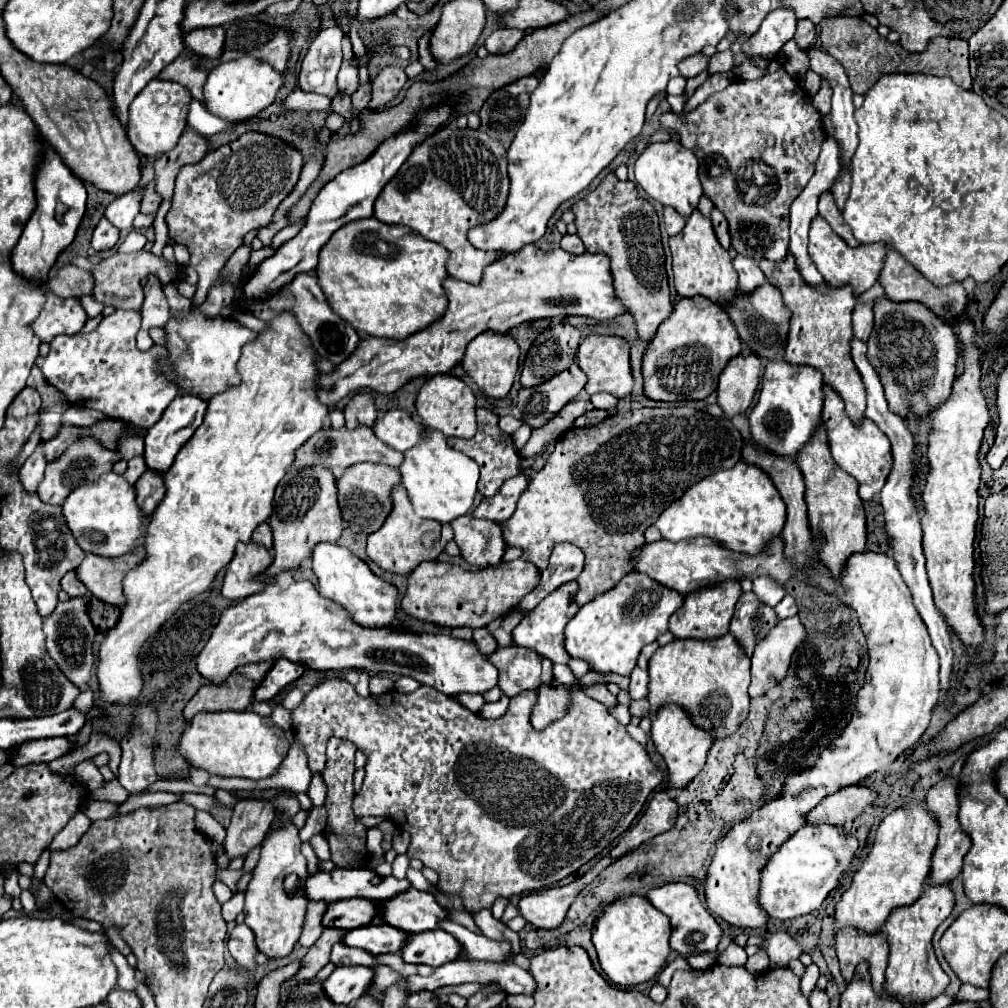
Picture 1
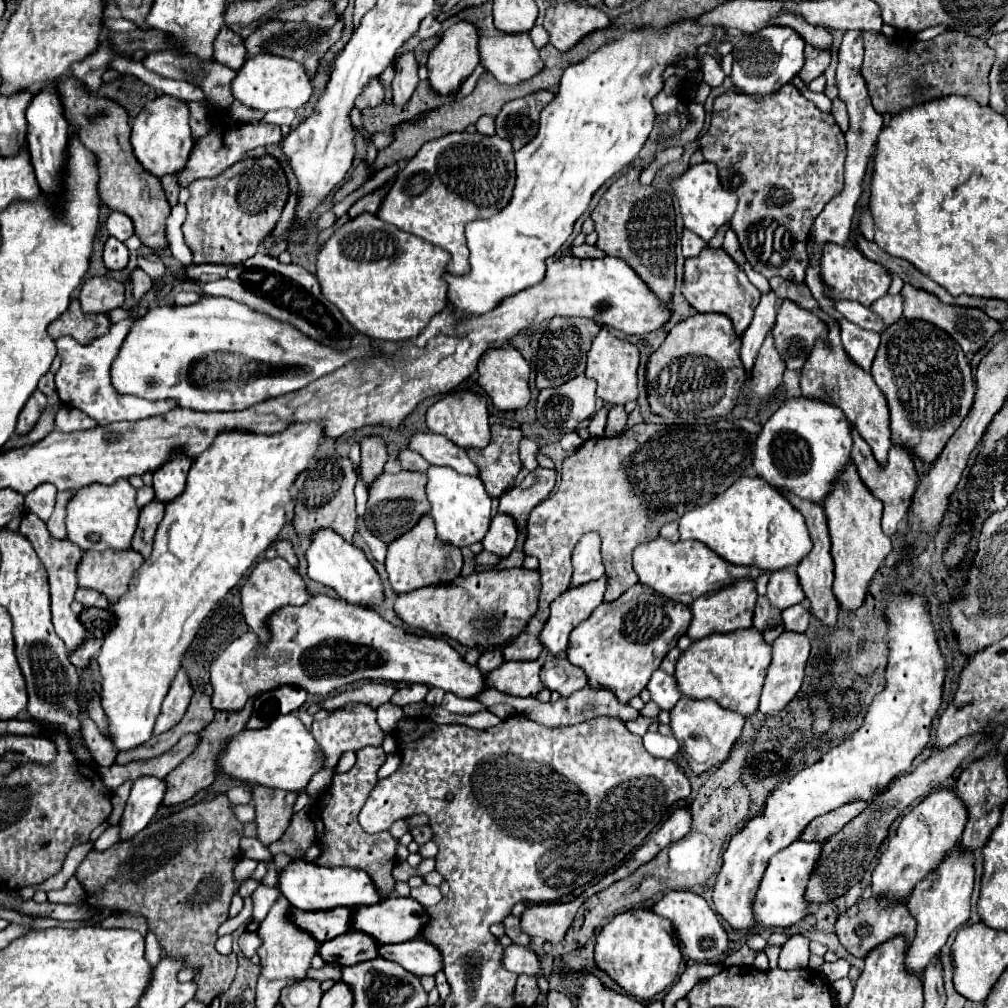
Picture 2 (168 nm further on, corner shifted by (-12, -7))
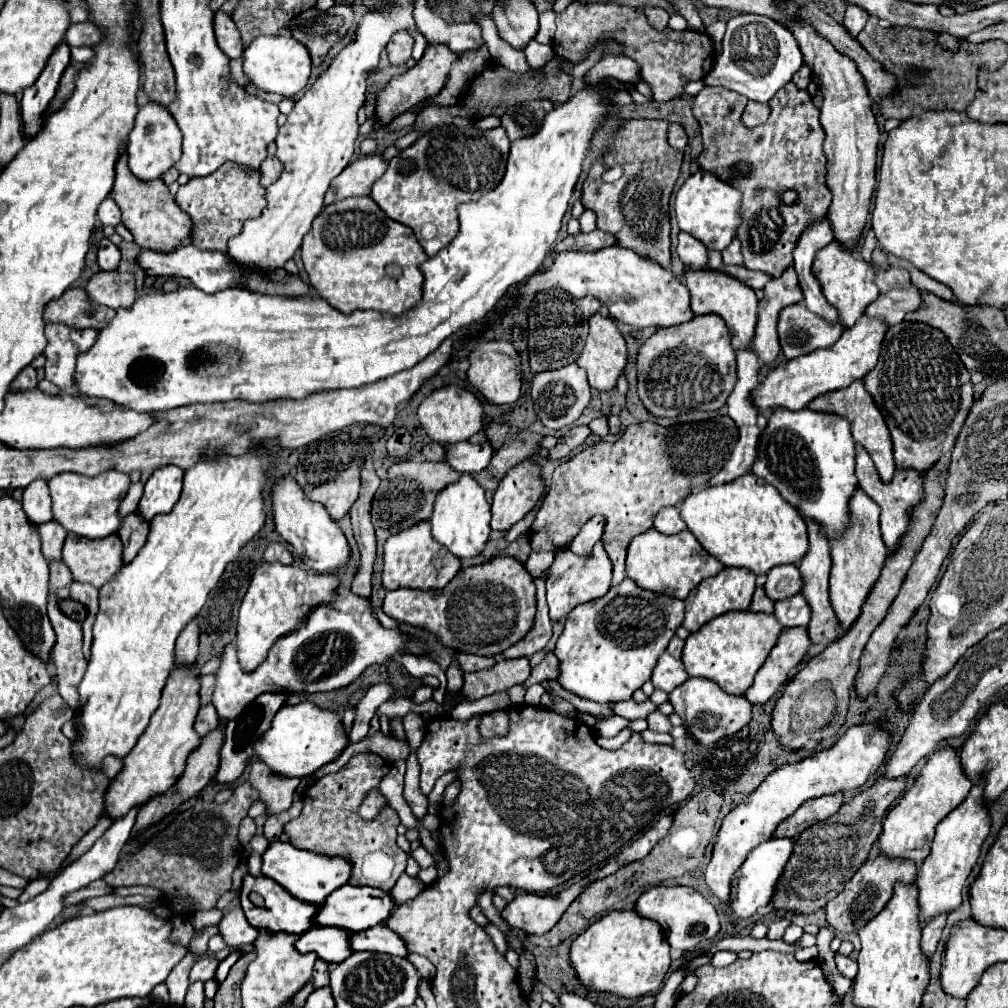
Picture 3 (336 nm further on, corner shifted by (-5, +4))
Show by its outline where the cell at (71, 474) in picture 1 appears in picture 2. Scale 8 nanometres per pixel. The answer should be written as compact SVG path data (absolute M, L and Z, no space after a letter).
M64 491L64 493L58 493L58 501L56 501L56 509L52 513L52 517L48 519L46 527L50 531L50 535L54 539L66 539L66 527L64 527L64 513L66 513L66 503L68 499L72 497L72 491Z

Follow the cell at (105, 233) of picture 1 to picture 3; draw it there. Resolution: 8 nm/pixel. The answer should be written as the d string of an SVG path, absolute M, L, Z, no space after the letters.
M103 238L99 244L99 252L97 252L97 262L101 270L115 270L119 260L121 260L119 248L109 238Z

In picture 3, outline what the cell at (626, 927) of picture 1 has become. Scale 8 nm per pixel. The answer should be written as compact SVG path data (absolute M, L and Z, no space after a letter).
M613 910L605 914L603 918L595 920L571 946L571 964L575 966L575 972L583 986L603 992L613 992L617 996L645 996L649 992L655 992L661 988L665 974L669 970L671 958L669 958L669 944L663 942L663 928L649 918L637 916L637 910Z

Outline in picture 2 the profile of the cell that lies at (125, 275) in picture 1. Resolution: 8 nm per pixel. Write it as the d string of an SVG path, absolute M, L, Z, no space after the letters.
M134 269L130 279L134 283L134 299L140 299L150 289L150 277L142 269Z

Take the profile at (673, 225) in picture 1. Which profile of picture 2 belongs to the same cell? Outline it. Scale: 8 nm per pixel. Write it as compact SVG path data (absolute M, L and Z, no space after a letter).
M688 229L684 231L684 237L682 237L682 253L684 253L686 259L700 255L700 251L702 251L706 245L708 245L708 243L706 243L704 239L700 239L696 233L692 233L692 231L688 231Z

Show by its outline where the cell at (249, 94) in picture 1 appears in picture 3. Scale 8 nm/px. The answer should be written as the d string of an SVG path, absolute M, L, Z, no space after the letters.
M261 36L255 38L243 52L243 72L249 78L249 82L263 90L263 92L275 92L285 98L297 96L309 82L311 74L311 60L305 46L297 44L293 38L283 36Z

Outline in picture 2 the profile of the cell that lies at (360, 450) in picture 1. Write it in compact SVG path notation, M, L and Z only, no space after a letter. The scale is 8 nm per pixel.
M404 449L398 457L402 469L408 469L408 471L420 471L420 473L426 473L430 463L416 451L410 451L410 449Z

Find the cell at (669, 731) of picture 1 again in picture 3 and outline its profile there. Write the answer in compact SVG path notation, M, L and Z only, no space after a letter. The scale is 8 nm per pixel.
M705 678L685 680L669 694L669 702L673 704L675 714L683 718L683 726L689 736L693 736L703 746L715 744L717 740L739 732L743 724L749 724L751 720L751 704L745 700L745 696L731 696Z

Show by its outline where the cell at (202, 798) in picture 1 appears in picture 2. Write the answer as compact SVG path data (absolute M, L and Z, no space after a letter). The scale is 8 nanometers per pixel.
M252 803L236 805L236 807L234 807L234 813L236 813L236 817L238 817L242 823L250 823L250 821L254 821L254 817L256 817Z

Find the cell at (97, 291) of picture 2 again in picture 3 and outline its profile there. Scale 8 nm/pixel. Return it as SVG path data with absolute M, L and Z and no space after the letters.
M99 270L89 278L85 292L91 302L109 306L113 310L127 308L135 302L135 278L133 274L121 274L117 270Z

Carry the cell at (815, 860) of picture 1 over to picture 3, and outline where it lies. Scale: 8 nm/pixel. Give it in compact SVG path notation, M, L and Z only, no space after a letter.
M771 838L765 844L759 844L743 862L743 866L737 870L737 876L733 878L733 892L731 892L731 910L739 918L751 918L757 914L759 908L771 904L771 898L775 894L775 886L785 870L785 864L789 856L793 854L793 838Z

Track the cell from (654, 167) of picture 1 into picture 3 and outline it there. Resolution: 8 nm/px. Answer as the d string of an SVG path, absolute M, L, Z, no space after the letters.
M699 168L683 182L677 198L679 200L675 200L675 212L677 212L679 228L683 232L689 232L697 240L701 240L707 248L723 250L725 246L729 246L729 242L735 238L737 224L741 222L739 218L741 194L733 186L727 186L711 172L705 172Z

